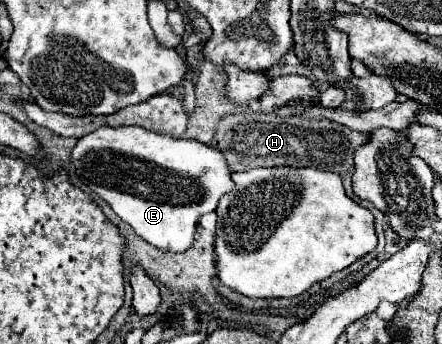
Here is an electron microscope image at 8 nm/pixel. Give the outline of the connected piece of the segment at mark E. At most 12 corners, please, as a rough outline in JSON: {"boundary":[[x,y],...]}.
{"boundary":[[141,126],[79,138],[79,178],[143,240],[193,244],[221,152]]}

